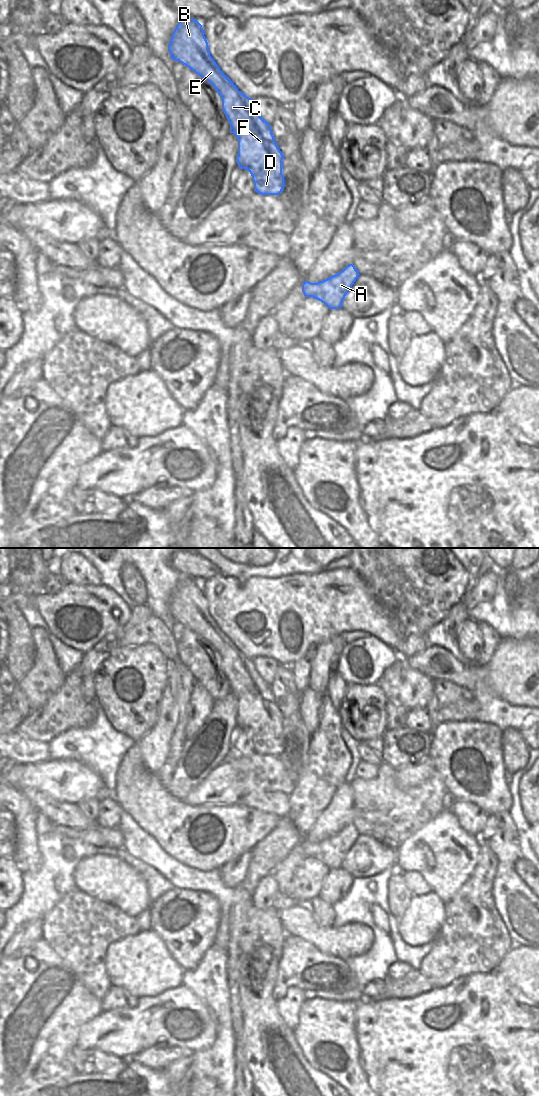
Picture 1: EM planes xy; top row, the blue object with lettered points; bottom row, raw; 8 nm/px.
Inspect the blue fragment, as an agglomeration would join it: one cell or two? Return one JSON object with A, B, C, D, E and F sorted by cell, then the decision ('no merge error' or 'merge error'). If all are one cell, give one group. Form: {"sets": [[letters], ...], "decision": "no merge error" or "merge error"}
{"sets": [["A", "B", "C", "D", "E", "F"]], "decision": "no merge error"}

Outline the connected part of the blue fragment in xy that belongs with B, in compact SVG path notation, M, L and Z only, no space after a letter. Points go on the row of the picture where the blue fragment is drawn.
M182 15L172 32L168 52L170 59L179 61L205 79L220 96L222 110L230 124L230 133L233 133L238 140L236 162L240 169L250 172L254 182L254 191L261 195L279 195L284 188L282 174L284 156L274 140L270 125L258 114L252 99L238 90L210 56L202 25L196 19Z

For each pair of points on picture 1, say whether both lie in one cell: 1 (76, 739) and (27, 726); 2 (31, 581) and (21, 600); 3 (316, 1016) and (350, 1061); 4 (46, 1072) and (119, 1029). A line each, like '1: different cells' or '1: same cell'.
1: different cells
2: different cells
3: same cell
4: different cells

